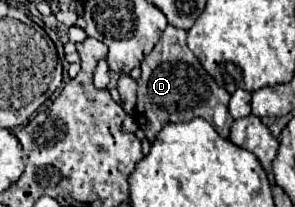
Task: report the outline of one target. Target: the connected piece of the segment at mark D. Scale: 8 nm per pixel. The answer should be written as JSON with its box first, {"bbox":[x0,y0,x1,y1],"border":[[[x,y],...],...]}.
{"bbox":[135,24,229,142],"border":[[[169,24],[151,54],[145,56],[145,60],[141,62],[143,74],[137,80],[135,118],[137,124],[145,130],[149,142],[155,140],[157,132],[165,126],[165,122],[187,122],[197,116],[211,122],[213,108],[217,104],[229,104],[227,90],[219,88],[215,80],[203,70],[199,60],[187,48],[185,38],[185,30]]]}

